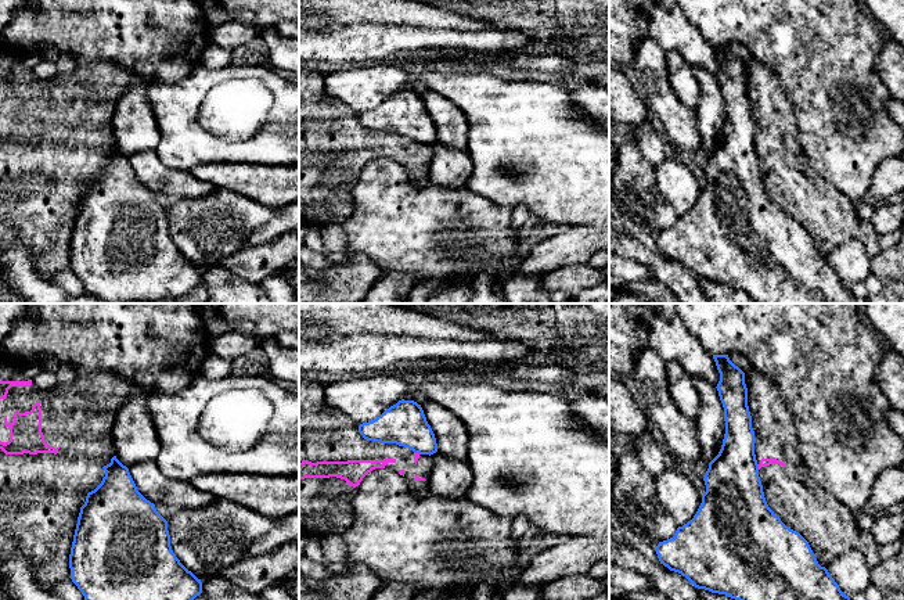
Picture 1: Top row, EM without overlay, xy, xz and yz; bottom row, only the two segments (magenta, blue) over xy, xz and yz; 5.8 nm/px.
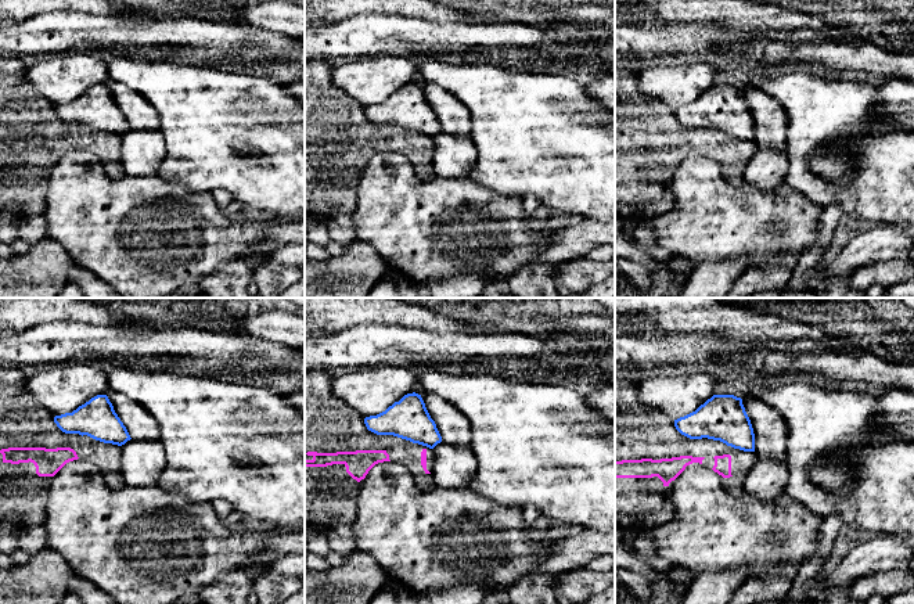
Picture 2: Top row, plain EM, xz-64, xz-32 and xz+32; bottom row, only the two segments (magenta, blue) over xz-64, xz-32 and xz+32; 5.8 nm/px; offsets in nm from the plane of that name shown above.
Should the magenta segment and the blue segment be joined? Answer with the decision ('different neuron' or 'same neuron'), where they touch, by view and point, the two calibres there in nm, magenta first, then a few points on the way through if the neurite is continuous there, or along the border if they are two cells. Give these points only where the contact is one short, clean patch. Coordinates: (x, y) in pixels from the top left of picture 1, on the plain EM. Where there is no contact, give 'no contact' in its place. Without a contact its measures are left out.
different neuron; contact yz (759, 157); calibres 50 and 360 nm; border yz (757, 154), (759, 158)

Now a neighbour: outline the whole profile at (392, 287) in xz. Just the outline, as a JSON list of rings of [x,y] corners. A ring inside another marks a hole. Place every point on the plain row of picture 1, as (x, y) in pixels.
[[[383,270],[361,303],[404,303],[415,285],[407,273]]]

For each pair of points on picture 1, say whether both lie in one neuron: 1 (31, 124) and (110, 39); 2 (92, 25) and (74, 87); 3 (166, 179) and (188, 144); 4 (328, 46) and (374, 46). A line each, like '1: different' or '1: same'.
1: different
2: different
3: different
4: same

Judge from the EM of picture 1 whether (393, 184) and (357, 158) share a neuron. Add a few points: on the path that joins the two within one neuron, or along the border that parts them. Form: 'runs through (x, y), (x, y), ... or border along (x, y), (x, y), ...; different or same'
border along (400, 164), (373, 158), (348, 190); different

